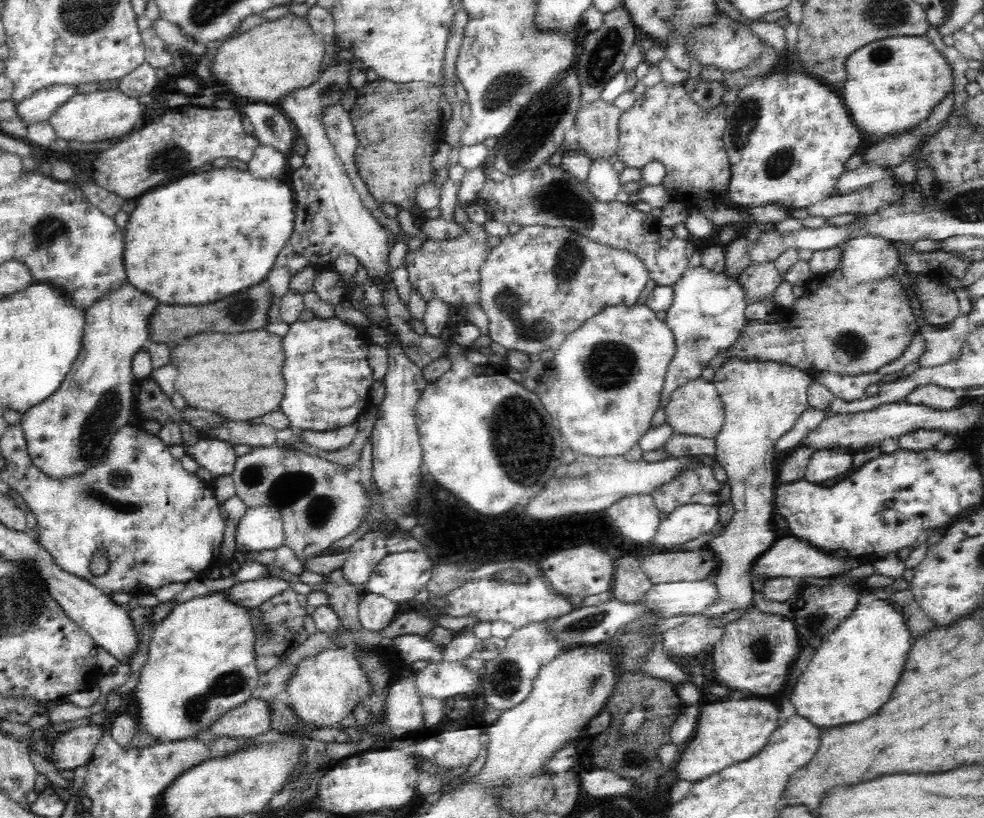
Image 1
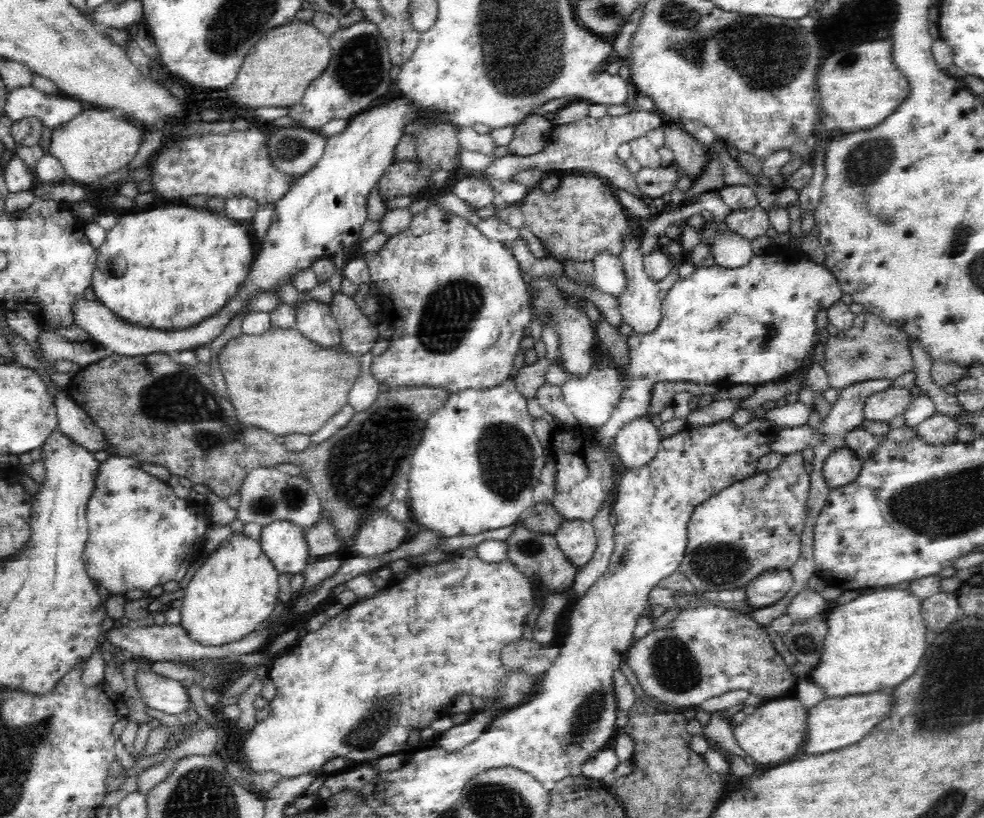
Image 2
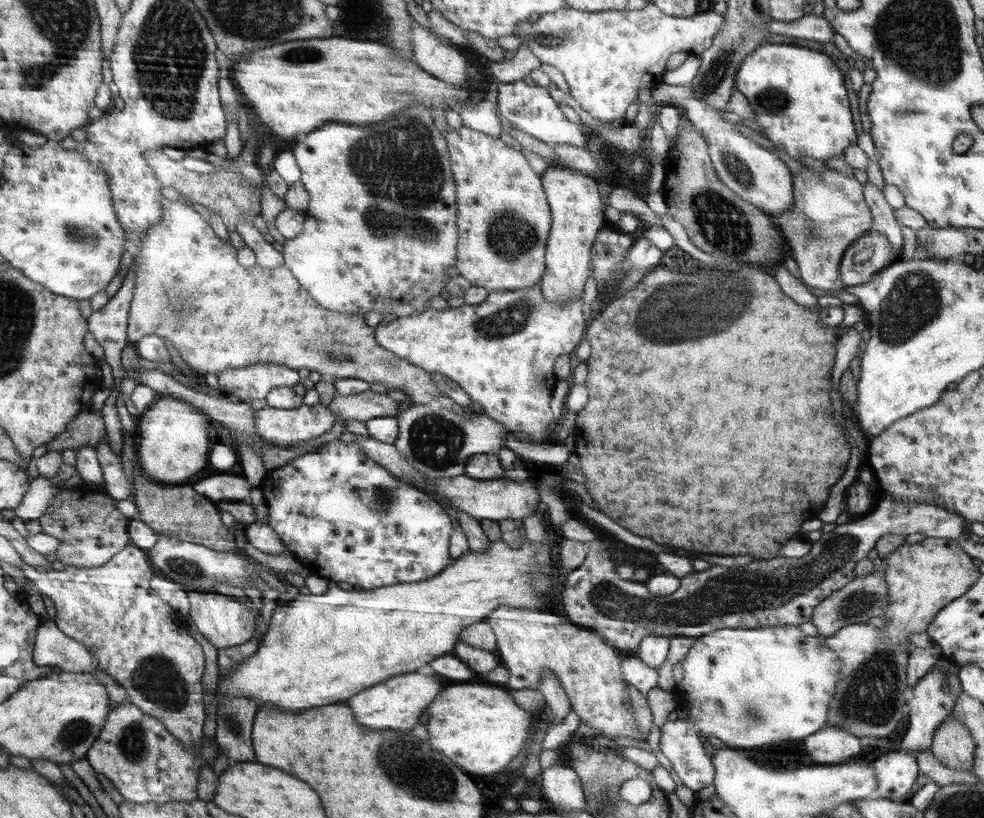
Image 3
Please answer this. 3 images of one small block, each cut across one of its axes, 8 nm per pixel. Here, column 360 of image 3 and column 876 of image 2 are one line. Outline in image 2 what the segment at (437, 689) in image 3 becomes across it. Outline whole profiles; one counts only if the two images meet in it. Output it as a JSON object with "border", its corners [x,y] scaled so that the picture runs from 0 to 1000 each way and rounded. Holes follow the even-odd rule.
{"border":[[[907,844],[861,852],[841,852],[831,858],[821,868],[822,897],[819,899],[818,912],[815,913],[812,925],[837,922],[872,907],[874,902],[878,902],[878,897],[882,897],[882,892],[886,892],[886,888],[890,888],[890,883],[894,883],[894,878],[898,878],[898,873],[902,873],[902,868],[907,868]]]}

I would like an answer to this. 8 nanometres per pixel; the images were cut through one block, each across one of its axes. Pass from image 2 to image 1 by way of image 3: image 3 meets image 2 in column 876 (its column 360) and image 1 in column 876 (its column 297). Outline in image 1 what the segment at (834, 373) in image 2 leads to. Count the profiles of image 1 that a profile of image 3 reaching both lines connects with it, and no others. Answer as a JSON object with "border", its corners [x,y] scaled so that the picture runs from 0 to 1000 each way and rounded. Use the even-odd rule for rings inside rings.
{"border":[[[856,330],[825,339],[817,352],[817,359],[809,364],[803,377],[789,379],[789,394],[762,391],[753,403],[752,413],[739,428],[738,438],[756,434],[760,439],[785,440],[818,452],[827,447],[831,452],[846,452],[853,458],[888,456],[907,440],[911,440],[929,413],[934,402],[934,390],[929,388],[927,369],[916,345],[909,339],[896,337],[882,345],[863,342]]]}

